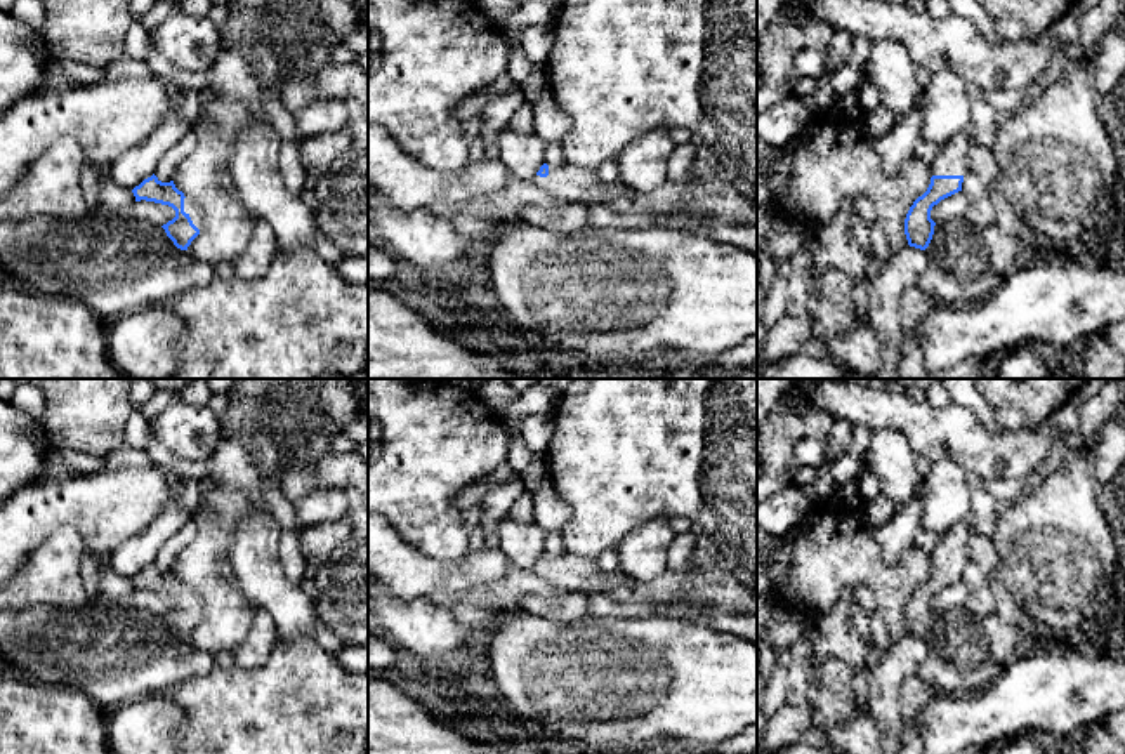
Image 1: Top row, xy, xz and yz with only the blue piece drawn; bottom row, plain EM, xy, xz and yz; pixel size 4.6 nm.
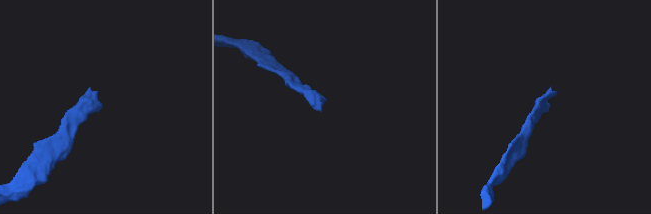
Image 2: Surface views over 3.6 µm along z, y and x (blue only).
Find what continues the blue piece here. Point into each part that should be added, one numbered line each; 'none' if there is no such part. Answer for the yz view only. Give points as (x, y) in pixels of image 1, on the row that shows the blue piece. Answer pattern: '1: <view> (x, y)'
1: yz (953, 157)

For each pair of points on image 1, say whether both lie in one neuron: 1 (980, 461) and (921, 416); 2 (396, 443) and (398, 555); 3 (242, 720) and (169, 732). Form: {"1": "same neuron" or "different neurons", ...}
{"1": "same neuron", "2": "different neurons", "3": "different neurons"}

